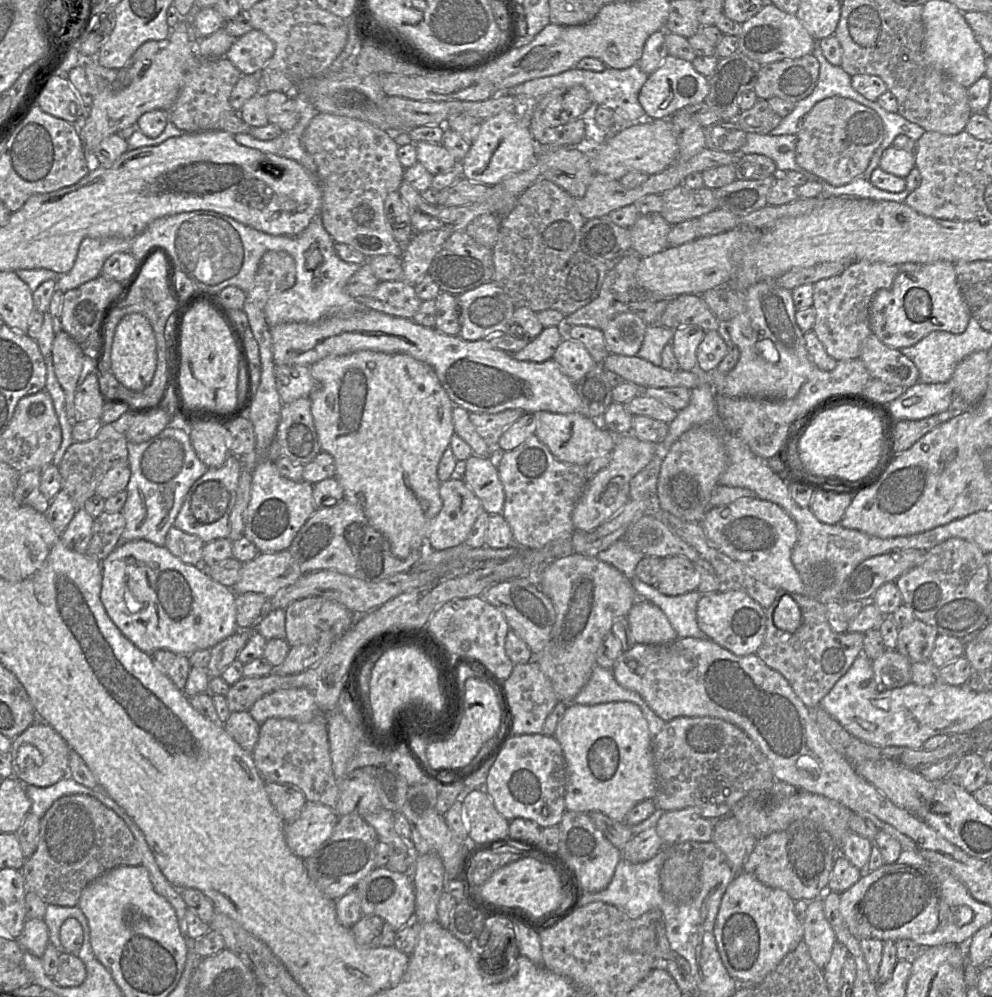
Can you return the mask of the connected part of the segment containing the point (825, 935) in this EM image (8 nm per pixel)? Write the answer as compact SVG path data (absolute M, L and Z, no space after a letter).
M822 898L808 902L802 921L804 936L811 958L821 969L829 962L834 944L838 941L835 932L824 914Z

